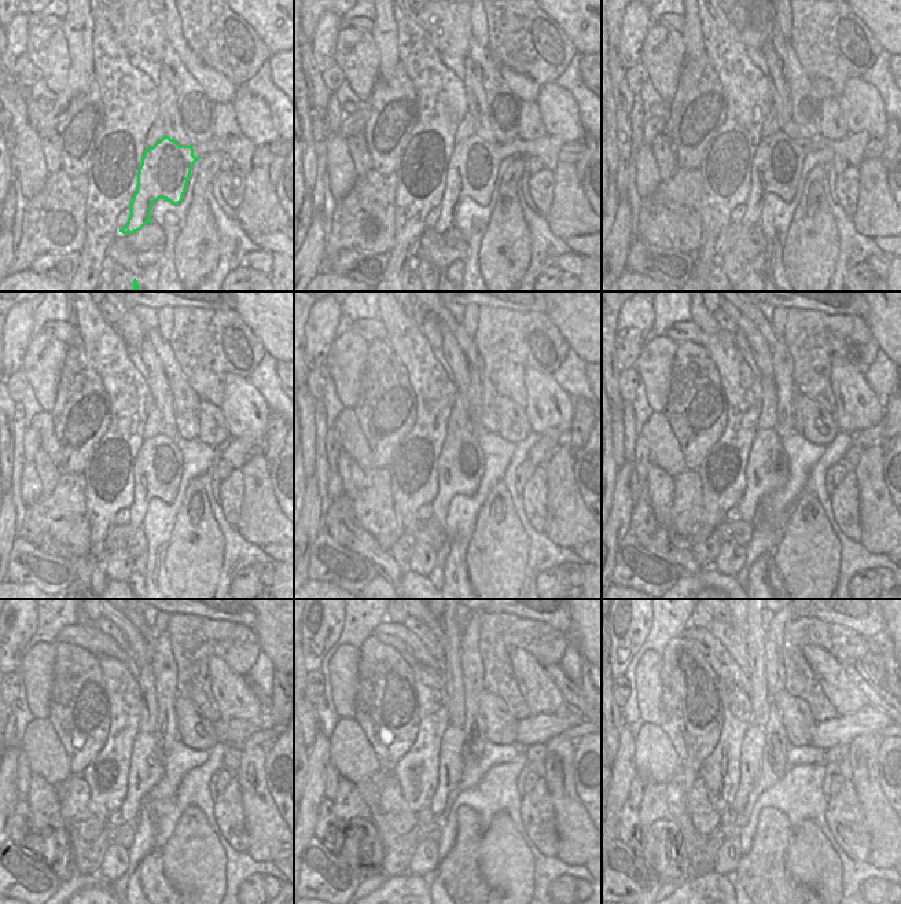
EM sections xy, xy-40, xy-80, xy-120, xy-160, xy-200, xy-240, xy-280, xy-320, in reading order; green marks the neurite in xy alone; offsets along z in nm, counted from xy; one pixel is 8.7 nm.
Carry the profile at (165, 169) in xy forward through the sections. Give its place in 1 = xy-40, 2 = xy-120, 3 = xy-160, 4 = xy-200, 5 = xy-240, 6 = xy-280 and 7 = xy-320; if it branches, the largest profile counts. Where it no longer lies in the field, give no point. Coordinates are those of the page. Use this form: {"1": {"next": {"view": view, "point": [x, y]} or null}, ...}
{"1": {"next": {"view": "xy-40", "point": [473, 166]}}, "2": {"next": {"view": "xy-120", "point": [158, 466]}}, "3": {"next": {"view": "xy-160", "point": [460, 466]}}, "4": {"next": {"view": "xy-200", "point": [768, 466]}}, "5": {"next": {"view": "xy-240", "point": [147, 763]}}, "6": {"next": {"view": "xy-280", "point": [449, 765]}}, "7": {"next": {"view": "xy-320", "point": [753, 742]}}}

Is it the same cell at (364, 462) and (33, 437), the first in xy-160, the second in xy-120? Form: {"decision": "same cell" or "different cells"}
{"decision": "different cells"}

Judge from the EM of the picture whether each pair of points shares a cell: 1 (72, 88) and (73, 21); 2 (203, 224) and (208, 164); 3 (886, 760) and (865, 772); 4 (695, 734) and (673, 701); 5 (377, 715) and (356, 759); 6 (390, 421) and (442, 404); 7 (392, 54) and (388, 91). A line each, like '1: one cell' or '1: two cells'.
1: one cell
2: one cell
3: two cells
4: one cell
5: two cells
6: two cells
7: two cells

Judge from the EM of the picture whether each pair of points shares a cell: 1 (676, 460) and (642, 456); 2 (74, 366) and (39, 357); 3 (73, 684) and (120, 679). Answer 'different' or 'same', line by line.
1: different
2: different
3: different

